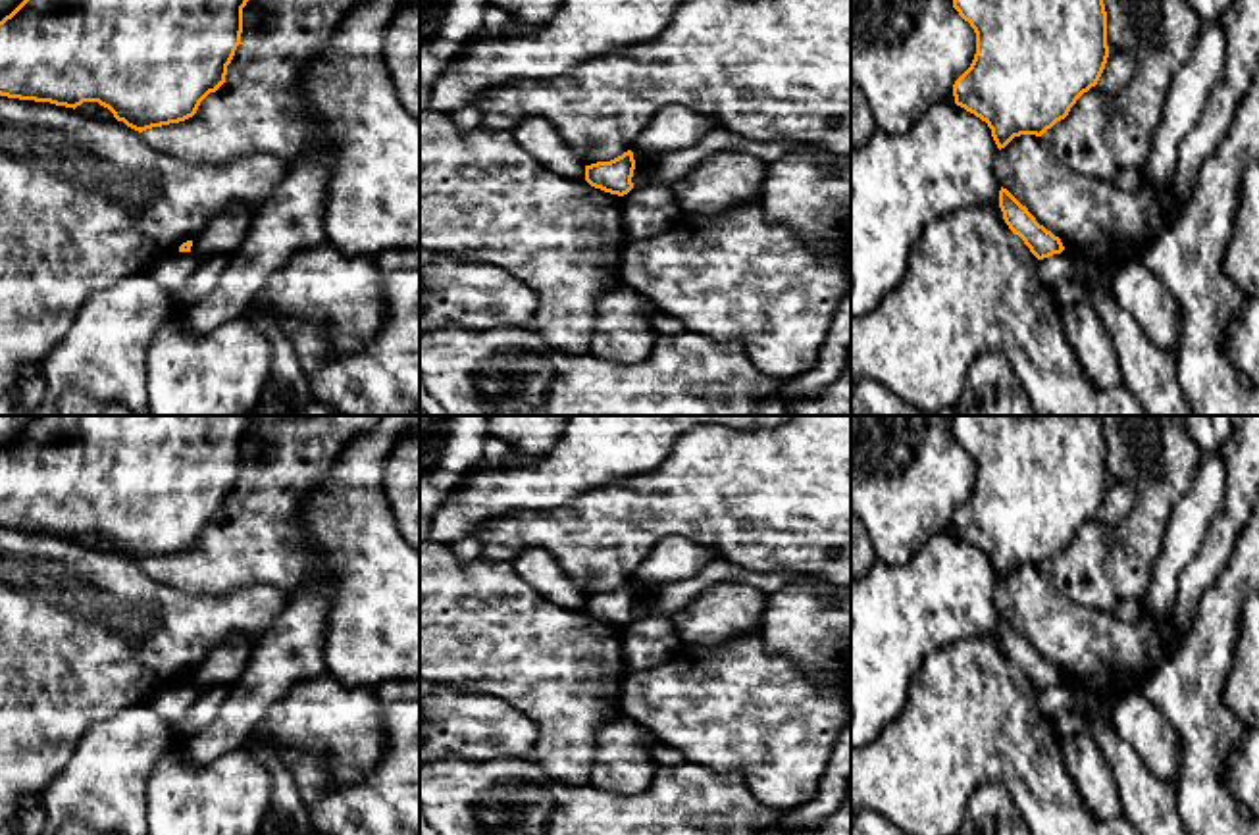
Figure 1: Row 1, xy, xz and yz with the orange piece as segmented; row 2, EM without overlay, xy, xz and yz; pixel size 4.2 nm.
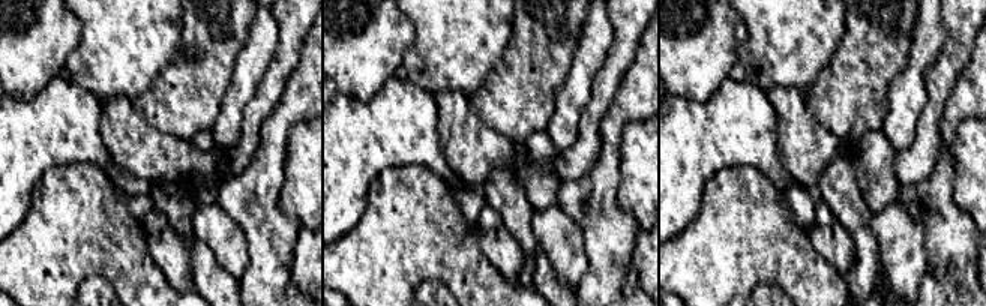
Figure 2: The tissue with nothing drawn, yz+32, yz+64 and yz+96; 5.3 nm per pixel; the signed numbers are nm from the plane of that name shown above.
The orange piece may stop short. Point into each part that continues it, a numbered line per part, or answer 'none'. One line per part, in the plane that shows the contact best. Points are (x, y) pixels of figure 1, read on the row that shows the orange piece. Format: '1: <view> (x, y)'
none

